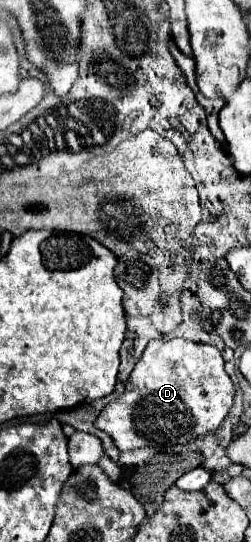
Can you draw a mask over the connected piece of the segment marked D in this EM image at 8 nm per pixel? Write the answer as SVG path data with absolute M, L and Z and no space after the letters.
M184 338L174 340L150 340L142 358L136 362L126 390L120 398L112 400L96 418L96 426L106 432L118 450L136 450L144 446L170 446L170 444L184 444L206 432L212 432L220 426L226 418L234 398L234 384L224 370L224 358L216 346L198 344Z

